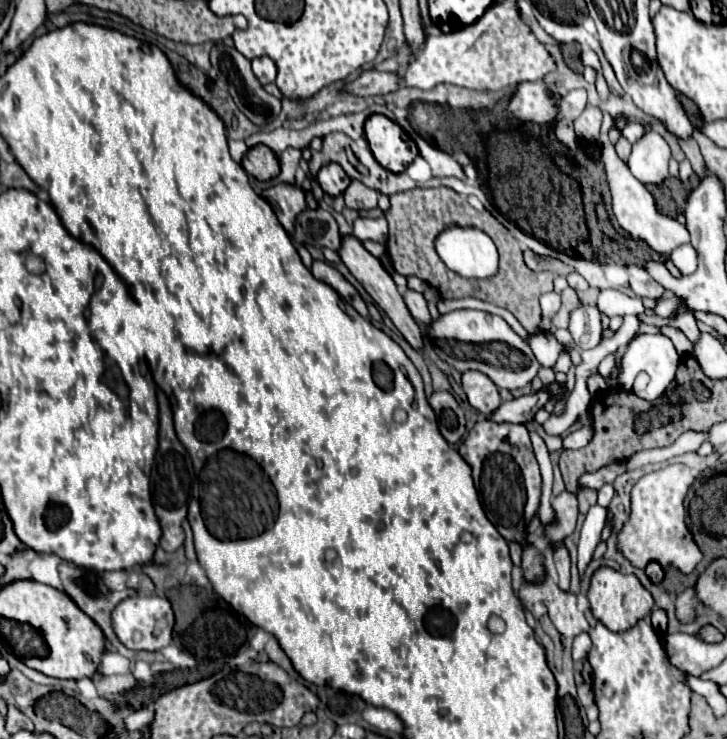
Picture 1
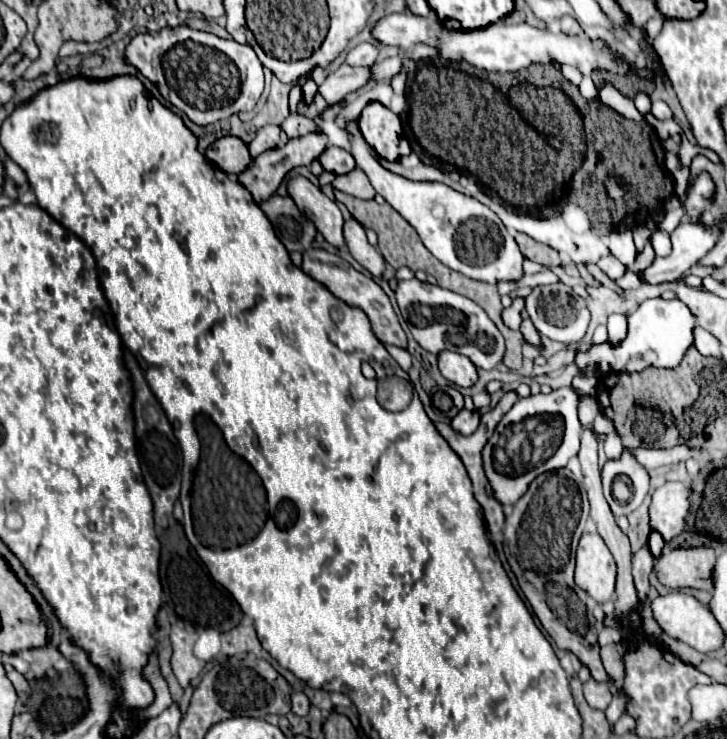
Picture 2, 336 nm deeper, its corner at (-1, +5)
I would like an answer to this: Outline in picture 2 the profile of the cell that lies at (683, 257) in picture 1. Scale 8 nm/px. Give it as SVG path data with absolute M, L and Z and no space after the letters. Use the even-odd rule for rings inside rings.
M657 231L653 233L653 247L655 247L655 253L661 255L661 257L667 257L671 253L671 241L669 241L669 233L667 231Z

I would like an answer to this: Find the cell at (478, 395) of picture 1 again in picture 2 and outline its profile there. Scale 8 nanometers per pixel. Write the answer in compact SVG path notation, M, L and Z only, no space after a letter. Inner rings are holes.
M441 351L437 355L437 365L441 375L459 387L471 387L477 381L477 369L465 355L453 351Z

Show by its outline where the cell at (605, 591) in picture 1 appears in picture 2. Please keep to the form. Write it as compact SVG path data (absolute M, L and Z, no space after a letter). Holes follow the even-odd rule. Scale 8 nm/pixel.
M583 533L577 547L575 585L605 603L615 595L615 575L617 567L605 541L597 533Z

